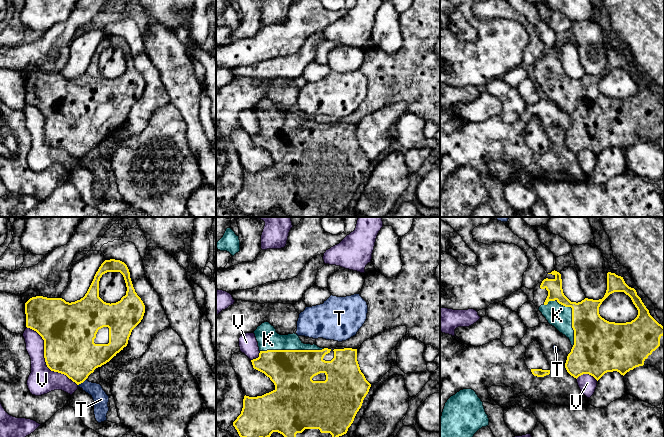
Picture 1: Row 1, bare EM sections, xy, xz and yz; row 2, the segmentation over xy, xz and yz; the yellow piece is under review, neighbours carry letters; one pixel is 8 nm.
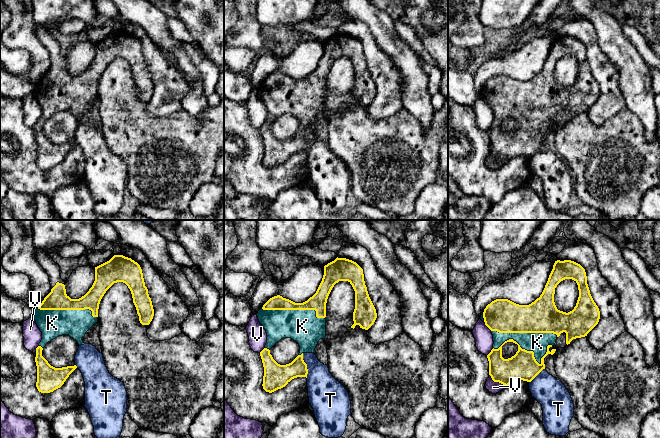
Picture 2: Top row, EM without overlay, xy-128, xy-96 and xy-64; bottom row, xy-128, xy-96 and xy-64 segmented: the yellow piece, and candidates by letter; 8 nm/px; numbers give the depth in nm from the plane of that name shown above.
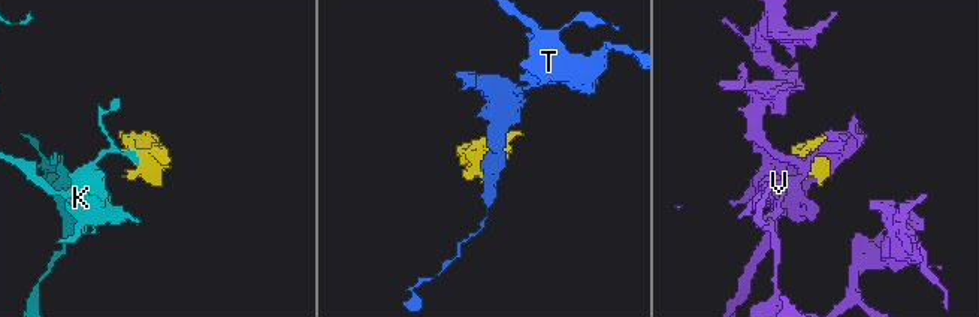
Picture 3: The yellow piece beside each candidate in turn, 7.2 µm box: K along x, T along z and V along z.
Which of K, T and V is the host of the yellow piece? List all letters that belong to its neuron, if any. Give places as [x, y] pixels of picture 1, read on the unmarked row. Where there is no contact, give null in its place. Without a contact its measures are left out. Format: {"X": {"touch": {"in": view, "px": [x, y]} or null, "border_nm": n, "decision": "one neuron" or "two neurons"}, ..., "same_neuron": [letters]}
{"K": {"touch": {"in": "xz", "px": [292, 126]}, "border_nm": 500, "decision": "one neuron"}, "T": {"touch": {"in": "xy", "px": [82, 158]}, "border_nm": 90, "decision": "two neurons"}, "V": {"touch": {"in": "xy", "px": [45, 135]}, "border_nm": 650, "decision": "two neurons"}, "same_neuron": ["K"]}

